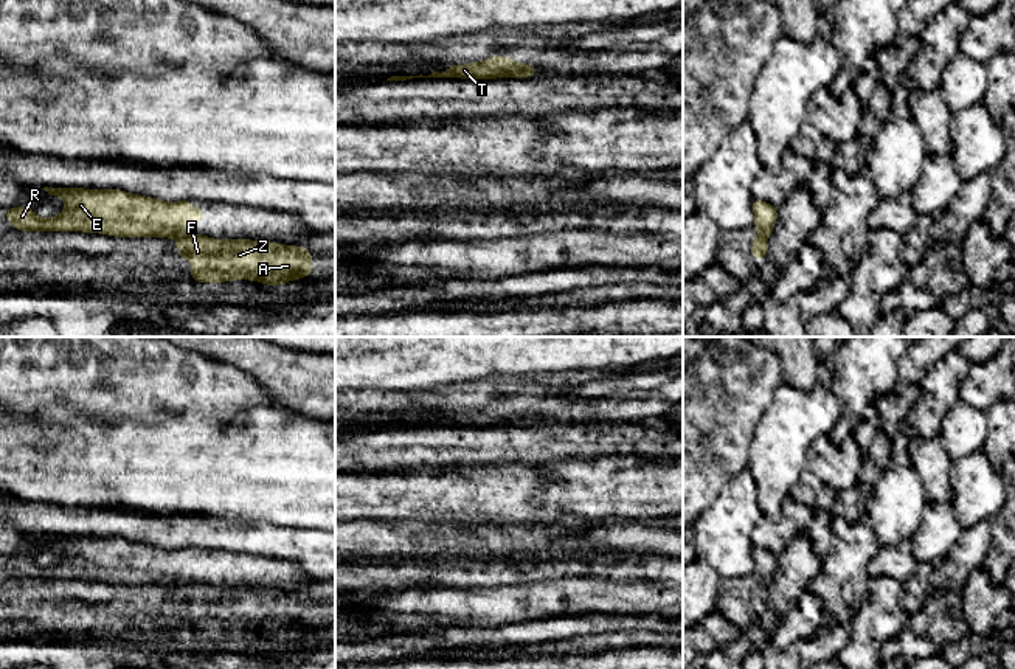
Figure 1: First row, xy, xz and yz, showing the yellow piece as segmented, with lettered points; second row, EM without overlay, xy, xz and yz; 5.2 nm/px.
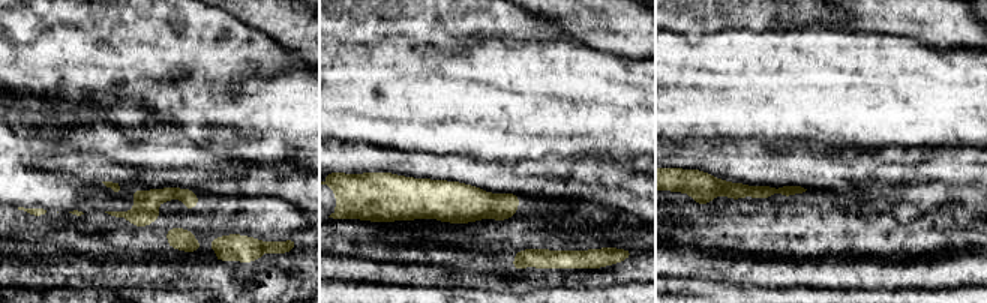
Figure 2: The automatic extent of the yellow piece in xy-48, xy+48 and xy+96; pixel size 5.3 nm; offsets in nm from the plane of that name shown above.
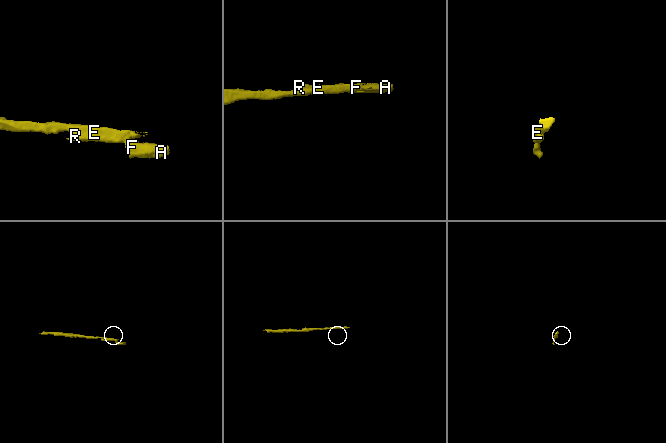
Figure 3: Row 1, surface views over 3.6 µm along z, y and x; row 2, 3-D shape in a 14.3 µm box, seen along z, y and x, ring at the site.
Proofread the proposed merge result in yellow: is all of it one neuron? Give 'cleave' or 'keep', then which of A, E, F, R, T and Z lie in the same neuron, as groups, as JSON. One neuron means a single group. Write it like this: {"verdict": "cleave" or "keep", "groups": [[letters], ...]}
{"verdict": "cleave", "groups": [["A", "F", "Z"], ["E", "R", "T"]]}

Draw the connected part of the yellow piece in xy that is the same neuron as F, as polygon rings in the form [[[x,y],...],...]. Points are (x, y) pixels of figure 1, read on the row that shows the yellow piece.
[[[186,234],[174,239],[178,256],[191,262],[196,283],[259,281],[284,286],[312,272],[312,251],[298,245]]]

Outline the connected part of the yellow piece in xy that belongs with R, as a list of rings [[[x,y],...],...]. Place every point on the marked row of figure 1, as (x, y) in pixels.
[[[42,188],[50,196],[64,200],[65,211],[48,219],[39,217],[29,206],[8,208],[3,216],[17,231],[82,231],[99,233],[113,237],[171,237],[189,234],[194,224],[202,222],[205,208],[192,208],[191,200],[163,202],[147,196],[138,196],[121,189],[85,189],[85,188]]]

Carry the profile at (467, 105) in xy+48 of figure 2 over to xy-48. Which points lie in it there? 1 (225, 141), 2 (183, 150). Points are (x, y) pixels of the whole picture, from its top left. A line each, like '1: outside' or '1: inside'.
1: outside
2: outside

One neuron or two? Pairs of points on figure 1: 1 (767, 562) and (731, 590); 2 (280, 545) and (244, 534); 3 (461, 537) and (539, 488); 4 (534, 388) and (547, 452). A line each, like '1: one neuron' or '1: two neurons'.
1: one neuron
2: one neuron
3: two neurons
4: two neurons

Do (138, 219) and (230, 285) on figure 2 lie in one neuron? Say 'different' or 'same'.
different

